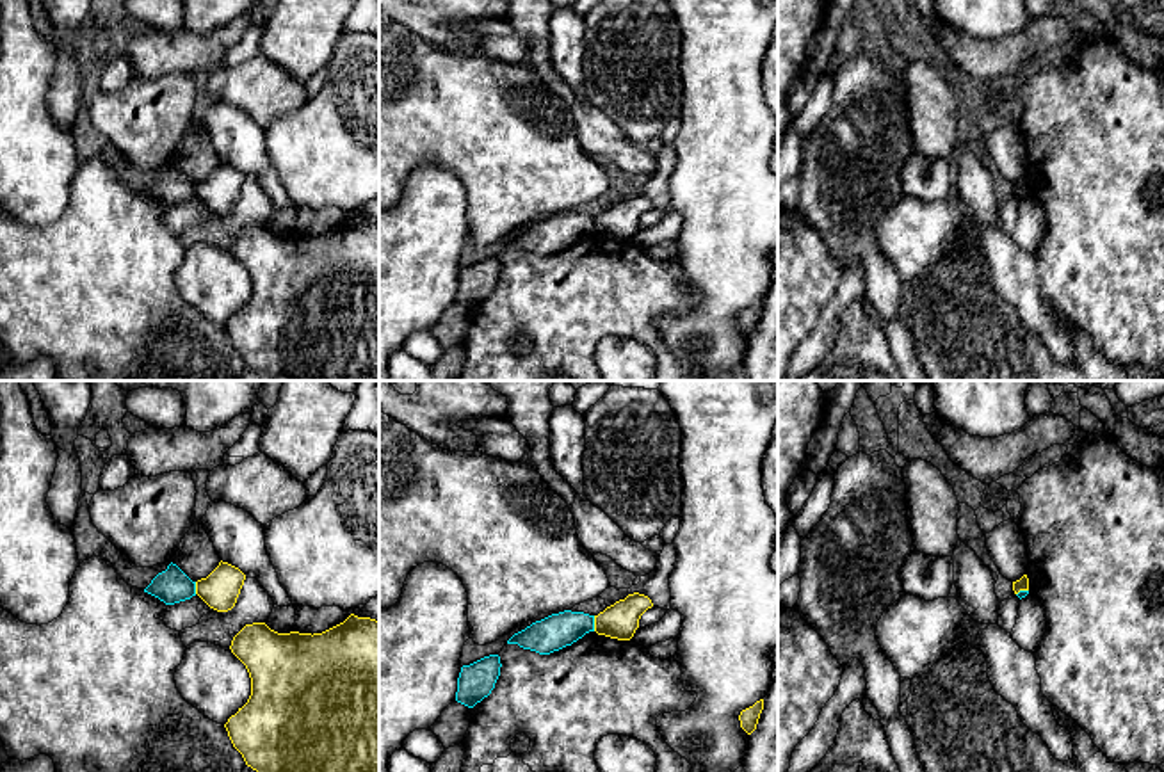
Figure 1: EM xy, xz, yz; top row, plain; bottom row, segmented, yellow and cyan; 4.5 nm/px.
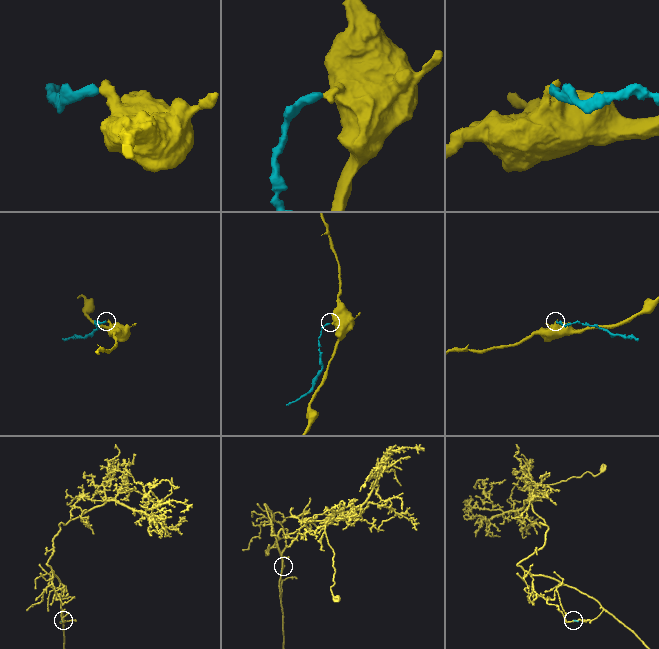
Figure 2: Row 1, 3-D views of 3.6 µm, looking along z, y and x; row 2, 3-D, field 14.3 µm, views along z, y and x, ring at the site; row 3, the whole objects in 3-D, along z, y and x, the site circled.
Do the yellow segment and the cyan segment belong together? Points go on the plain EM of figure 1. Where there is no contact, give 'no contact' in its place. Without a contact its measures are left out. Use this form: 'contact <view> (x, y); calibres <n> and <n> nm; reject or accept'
contact xz (595, 225); calibres 160 and 160 nm; reject

